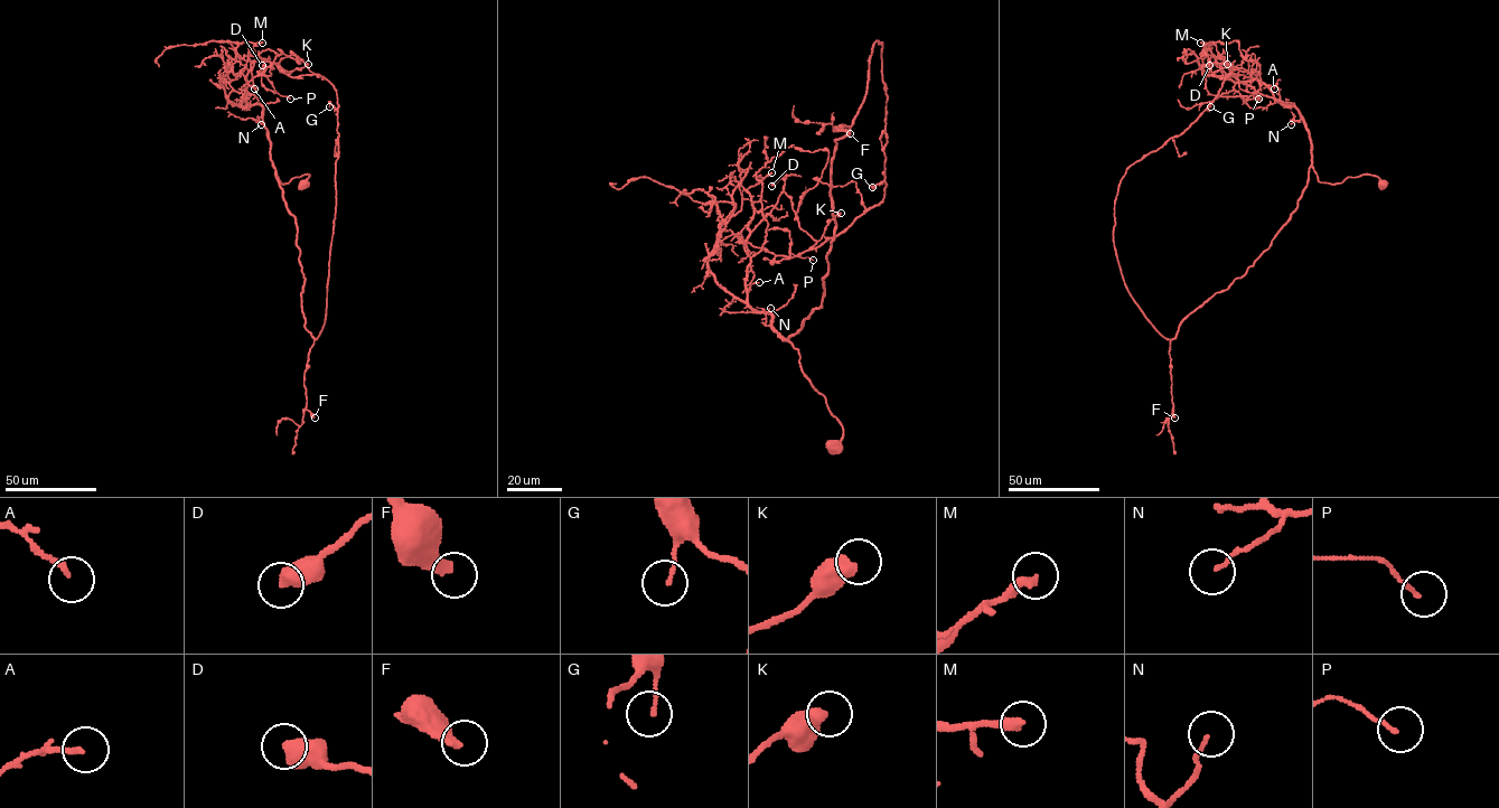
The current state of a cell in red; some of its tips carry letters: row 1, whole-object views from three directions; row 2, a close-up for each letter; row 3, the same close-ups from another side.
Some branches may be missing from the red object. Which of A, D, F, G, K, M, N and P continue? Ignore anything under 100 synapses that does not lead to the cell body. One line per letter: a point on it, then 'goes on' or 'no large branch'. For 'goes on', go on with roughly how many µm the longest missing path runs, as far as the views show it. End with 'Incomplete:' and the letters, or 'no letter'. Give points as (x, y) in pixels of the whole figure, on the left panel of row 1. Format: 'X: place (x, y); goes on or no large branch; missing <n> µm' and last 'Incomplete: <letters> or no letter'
A: place (254, 88); no large branch
D: place (262, 65); no large branch
F: place (315, 417); goes on; missing 80 µm
G: place (329, 106); no large branch
K: place (308, 64); no large branch
M: place (262, 43); no large branch
N: place (261, 124); no large branch
P: place (290, 99); no large branch
Incomplete: F

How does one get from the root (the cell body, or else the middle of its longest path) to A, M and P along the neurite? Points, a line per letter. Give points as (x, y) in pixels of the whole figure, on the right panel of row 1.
A: (1385, 182), (1369, 175), (1334, 184), (1319, 182), (1300, 112), (1293, 104), (1283, 105), (1279, 88), (1274, 88)
M: (1385, 182), (1369, 175), (1319, 182), (1300, 112), (1242, 83), (1212, 43), (1200, 43)
P: (1385, 182), (1369, 175), (1319, 182), (1293, 104), (1202, 67), (1227, 63), (1252, 74), (1256, 62), (1258, 99)

